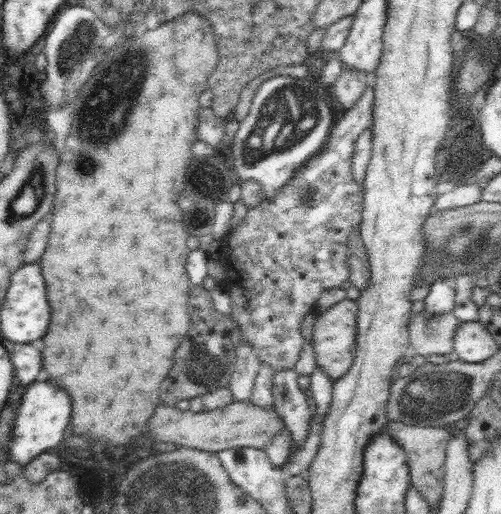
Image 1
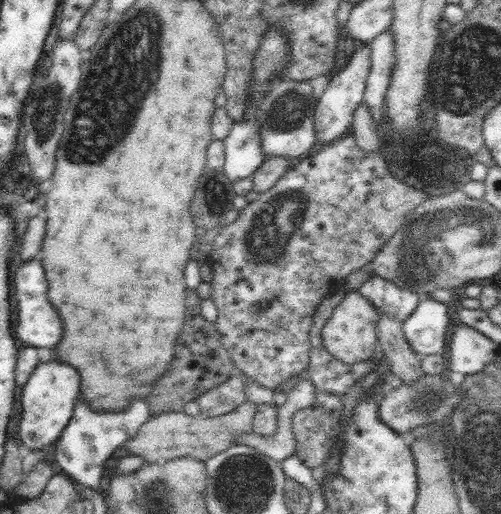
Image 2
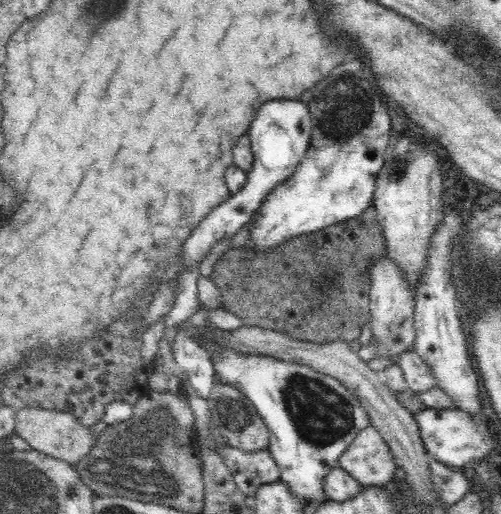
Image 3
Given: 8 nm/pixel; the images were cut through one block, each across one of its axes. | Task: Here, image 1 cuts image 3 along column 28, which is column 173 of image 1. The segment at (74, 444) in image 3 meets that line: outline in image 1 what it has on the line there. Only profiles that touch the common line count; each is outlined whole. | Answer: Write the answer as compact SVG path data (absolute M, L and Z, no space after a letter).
M250 400L236 401L222 408L195 413L180 410L175 406L158 406L150 420L150 436L158 442L173 442L179 447L196 448L211 453L234 447L252 447L264 449L275 434L286 429L282 417L275 410L275 405L269 408L256 406Z

